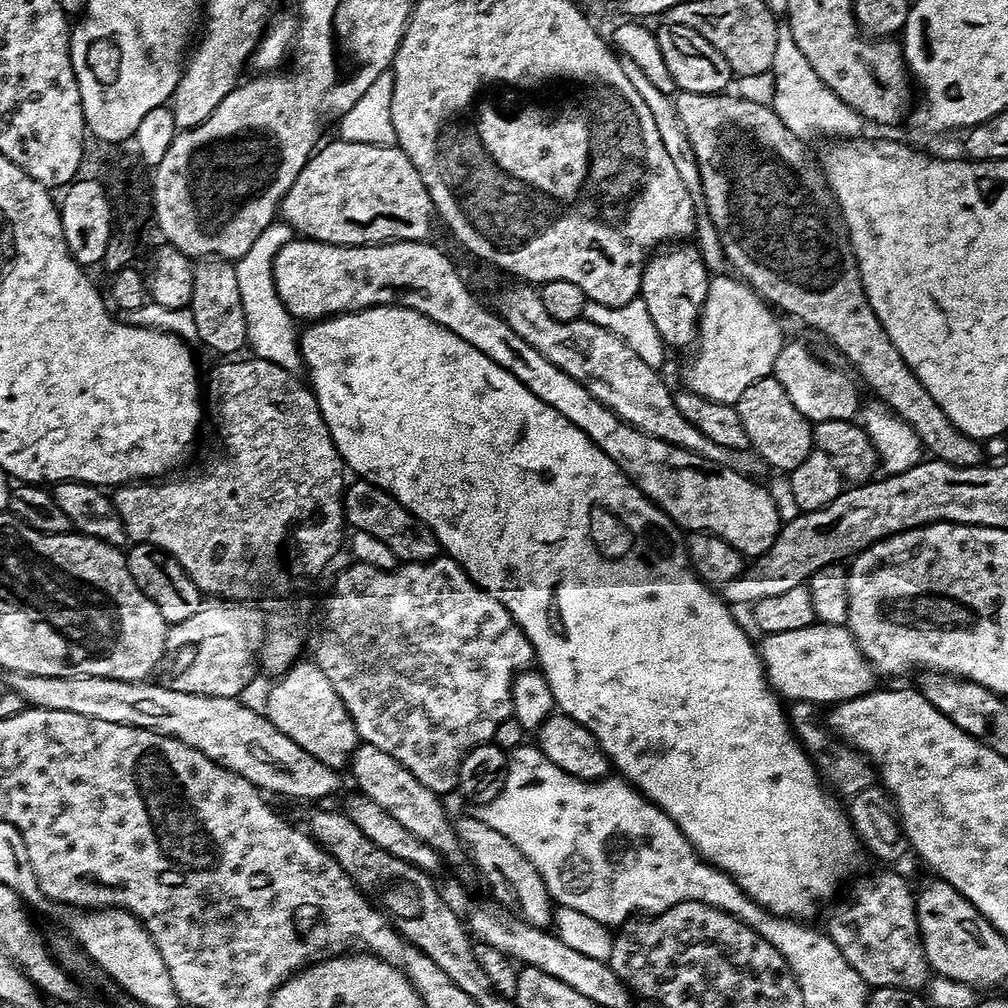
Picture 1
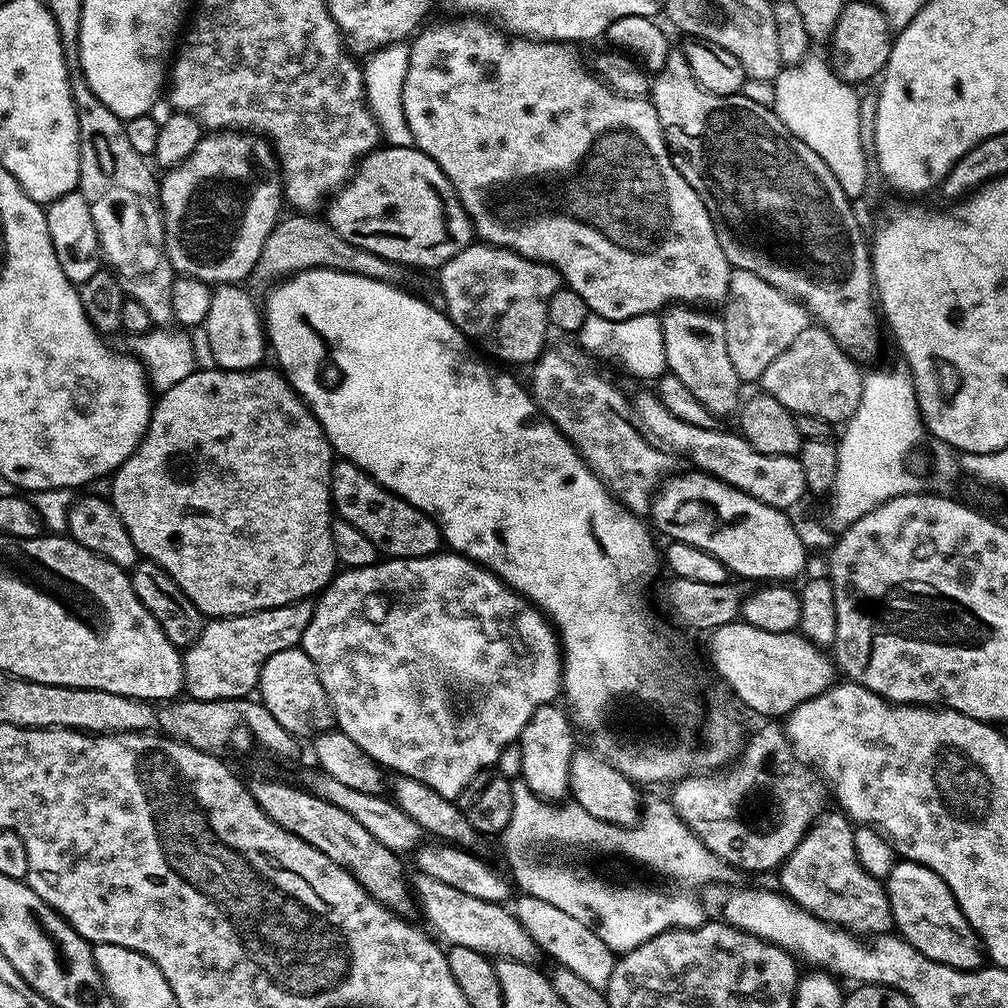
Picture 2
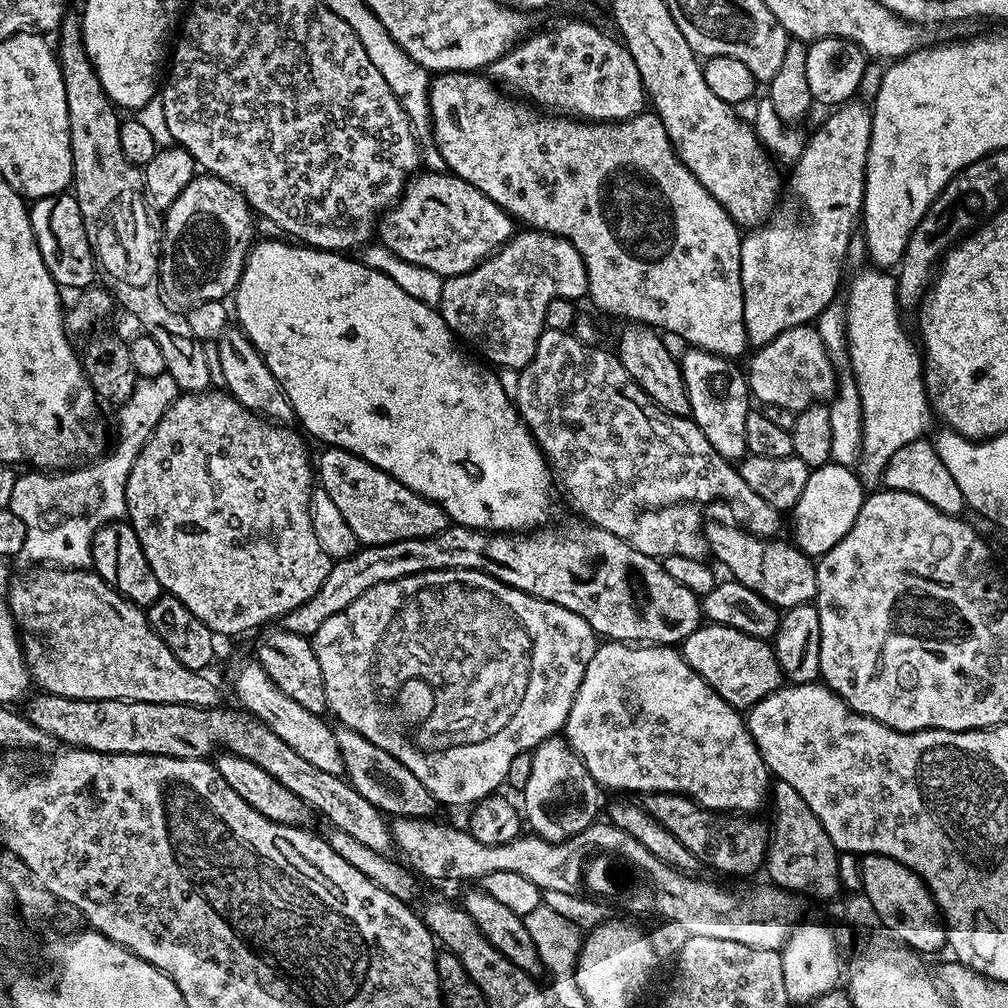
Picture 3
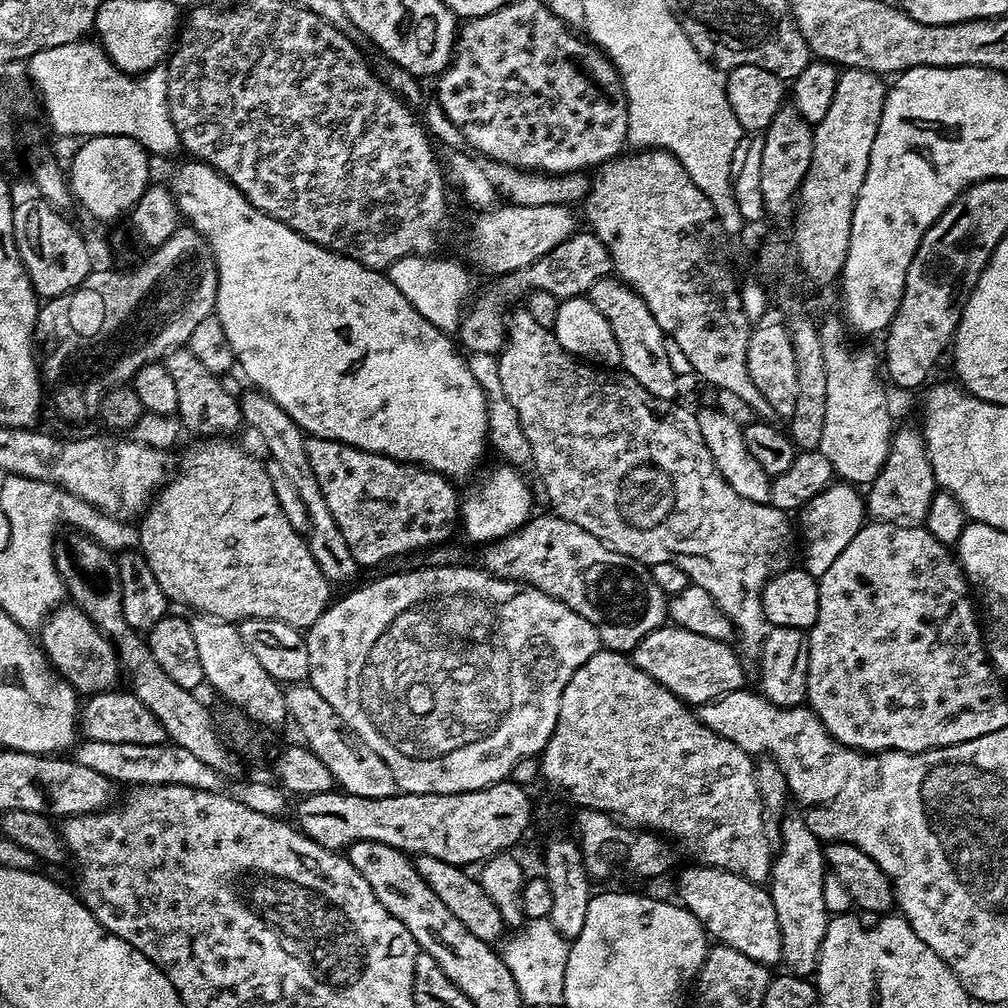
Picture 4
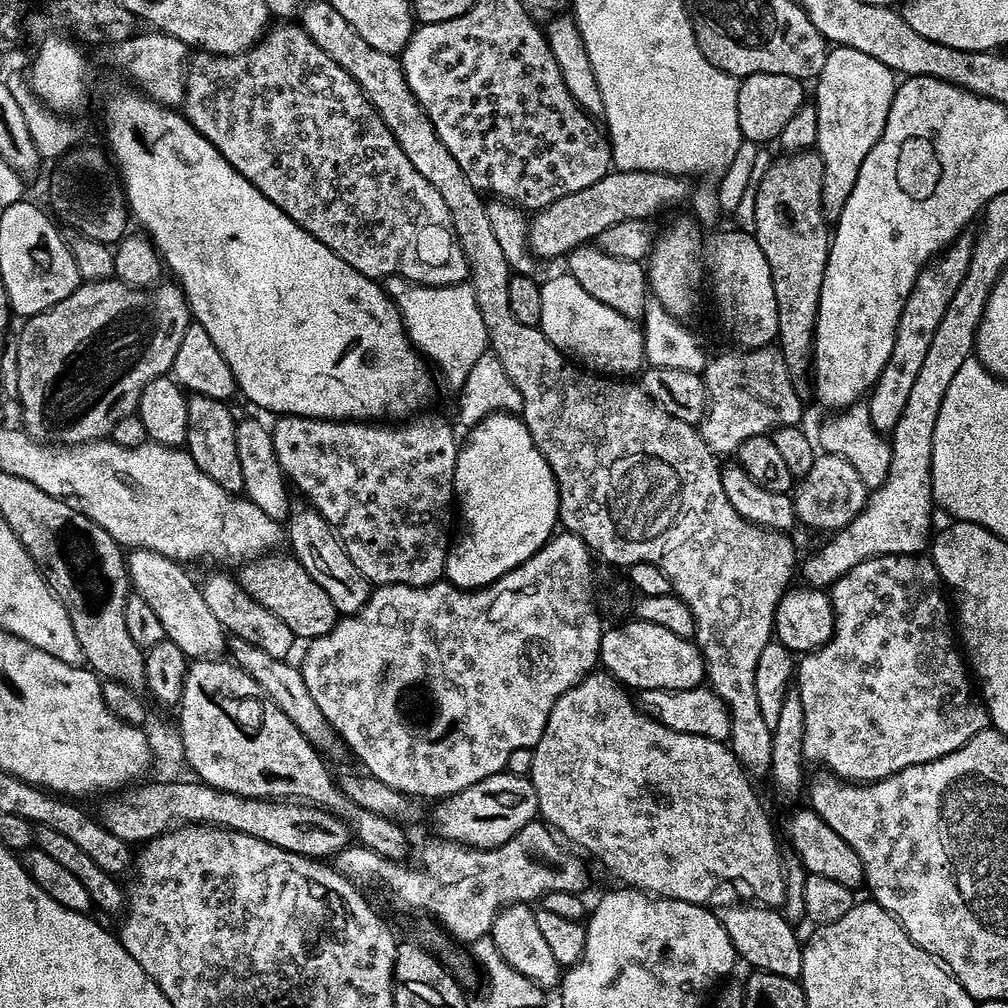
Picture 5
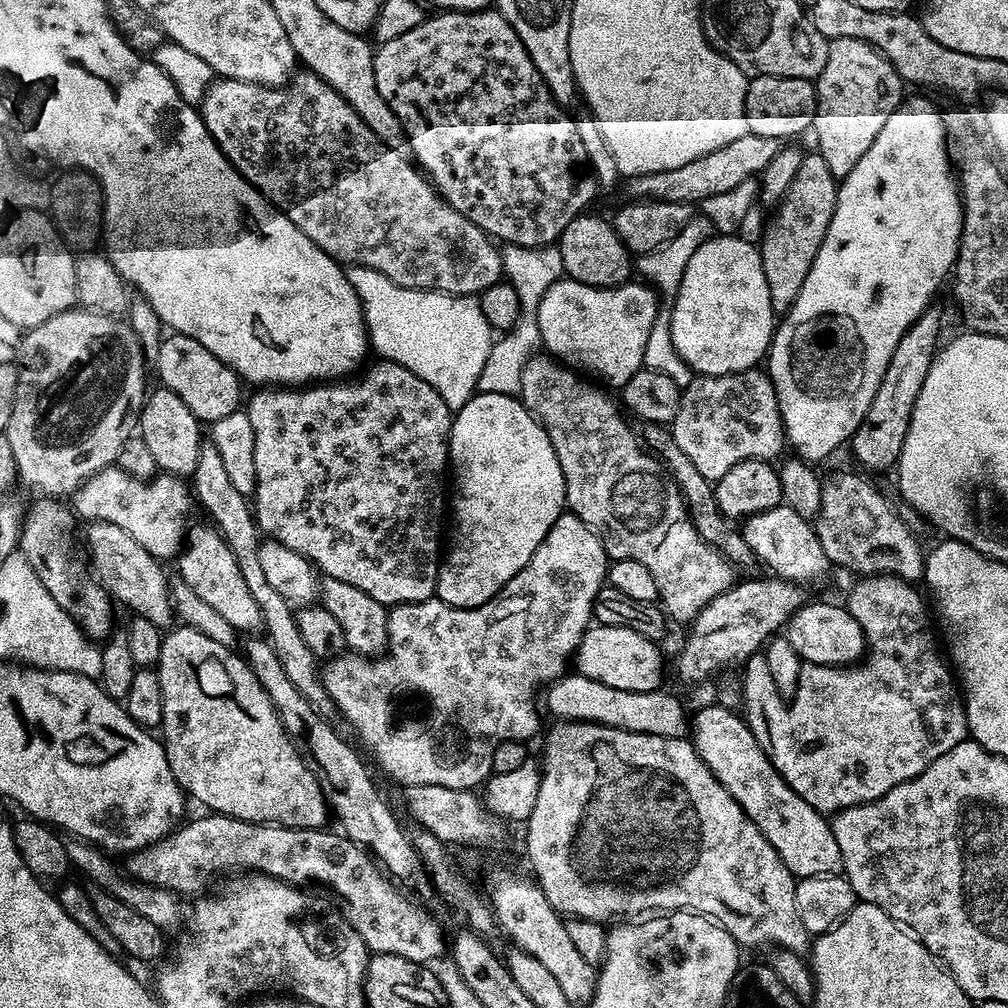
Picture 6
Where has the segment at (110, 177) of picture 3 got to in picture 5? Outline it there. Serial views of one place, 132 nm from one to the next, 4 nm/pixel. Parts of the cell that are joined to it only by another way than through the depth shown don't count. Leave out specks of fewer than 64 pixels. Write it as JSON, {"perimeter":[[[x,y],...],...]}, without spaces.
{"perimeter":[[[195,394],[188,396],[188,409],[186,410],[186,438],[184,444],[190,458],[206,474],[206,478],[214,478],[222,490],[233,494],[243,493],[242,466],[238,462],[238,442],[236,441],[237,417],[232,417],[229,405],[222,400],[215,400],[206,396]]]}

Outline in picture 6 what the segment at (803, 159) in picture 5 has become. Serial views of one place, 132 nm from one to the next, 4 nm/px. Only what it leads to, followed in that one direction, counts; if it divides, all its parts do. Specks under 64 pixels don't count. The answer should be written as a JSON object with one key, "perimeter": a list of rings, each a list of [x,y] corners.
{"perimeter":[[[818,154],[805,155],[783,200],[775,206],[772,218],[770,216],[765,223],[758,247],[762,274],[766,274],[766,286],[770,286],[773,313],[788,312],[798,298],[798,290],[802,290],[802,282],[806,282],[806,274],[810,274],[814,258],[818,258],[818,246],[822,246],[822,238],[826,238],[830,218],[834,218],[837,187],[838,178],[830,174],[826,158]]]}

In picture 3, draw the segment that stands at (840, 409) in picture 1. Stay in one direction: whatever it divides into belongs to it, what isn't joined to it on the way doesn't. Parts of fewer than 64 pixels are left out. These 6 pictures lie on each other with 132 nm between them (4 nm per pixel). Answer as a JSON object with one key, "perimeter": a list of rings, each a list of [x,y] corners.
{"perimeter":[[[812,324],[782,330],[778,338],[755,349],[751,356],[748,368],[746,364],[748,391],[760,399],[761,405],[786,406],[786,410],[798,413],[812,404],[831,401],[836,394],[838,368],[832,365],[834,358],[819,337],[818,328]]]}

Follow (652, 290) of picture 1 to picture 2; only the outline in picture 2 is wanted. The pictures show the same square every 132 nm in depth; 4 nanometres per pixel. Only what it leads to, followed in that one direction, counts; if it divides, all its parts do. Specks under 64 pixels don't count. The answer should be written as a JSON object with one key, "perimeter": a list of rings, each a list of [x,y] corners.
{"perimeter":[[[672,306],[659,317],[662,328],[662,341],[665,343],[667,371],[677,376],[686,390],[706,406],[712,415],[723,418],[737,411],[741,403],[740,375],[730,363],[726,354],[724,322],[719,315],[711,316],[711,311],[700,306]]]}

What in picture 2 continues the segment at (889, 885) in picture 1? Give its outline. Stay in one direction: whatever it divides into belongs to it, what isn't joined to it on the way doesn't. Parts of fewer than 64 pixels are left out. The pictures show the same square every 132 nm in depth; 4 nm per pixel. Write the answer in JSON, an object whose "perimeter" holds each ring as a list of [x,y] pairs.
{"perimeter":[[[825,810],[811,826],[808,832],[794,846],[794,850],[778,869],[778,888],[789,896],[798,906],[810,914],[837,928],[844,928],[861,938],[871,938],[887,933],[893,927],[888,896],[884,893],[883,883],[877,877],[866,874],[854,854],[854,828],[847,816],[839,810]]]}

